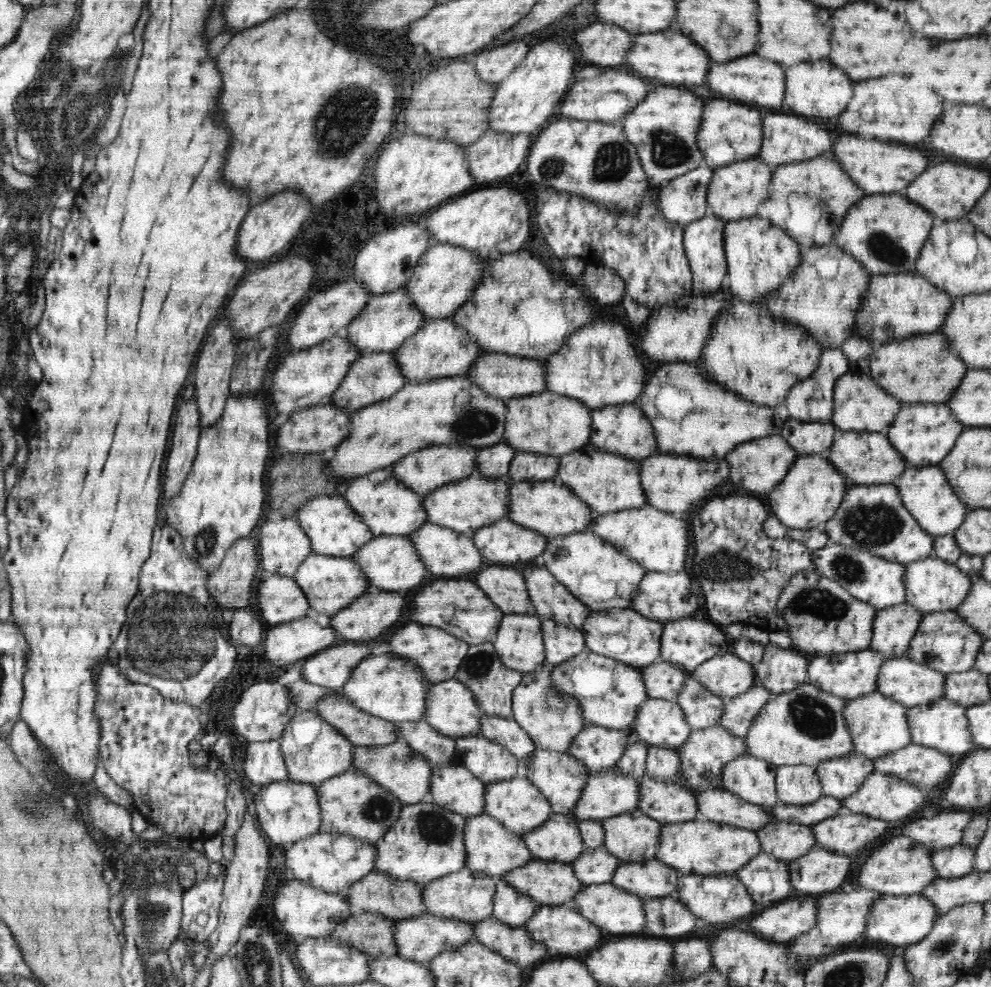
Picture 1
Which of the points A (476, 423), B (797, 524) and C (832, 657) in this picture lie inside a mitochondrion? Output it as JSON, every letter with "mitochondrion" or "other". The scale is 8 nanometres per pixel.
{"A":"mitochondrion","B":"other","C":"other"}

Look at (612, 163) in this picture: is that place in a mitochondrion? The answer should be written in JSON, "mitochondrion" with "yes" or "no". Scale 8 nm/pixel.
{"mitochondrion":"yes"}

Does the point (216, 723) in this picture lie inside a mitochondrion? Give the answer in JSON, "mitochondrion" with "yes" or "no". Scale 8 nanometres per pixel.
{"mitochondrion":"no"}

